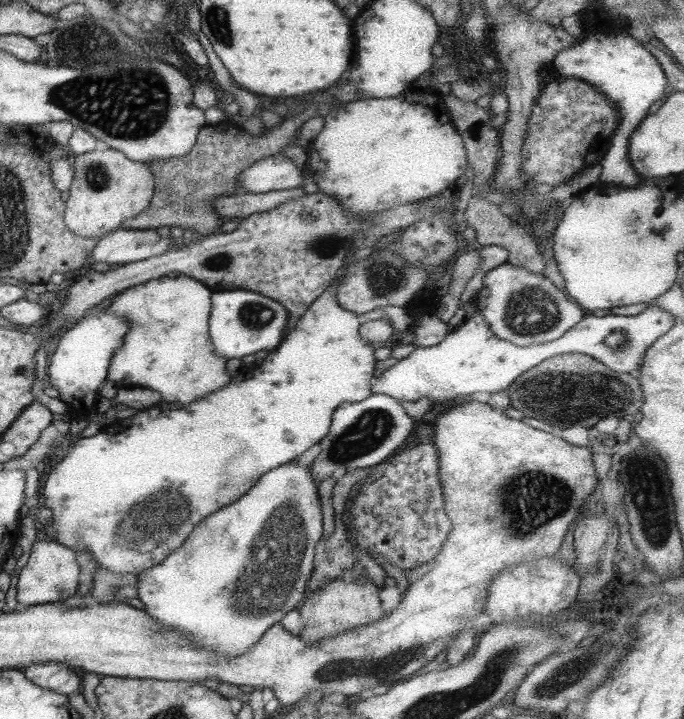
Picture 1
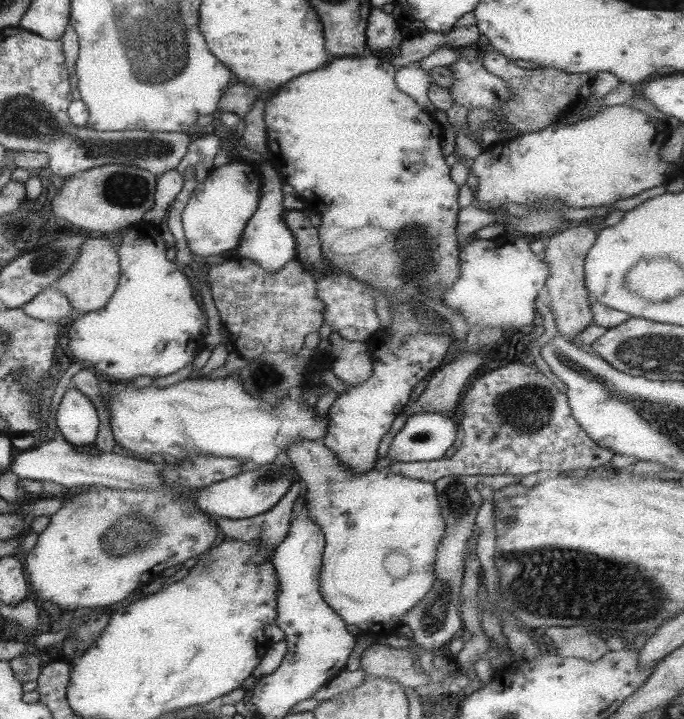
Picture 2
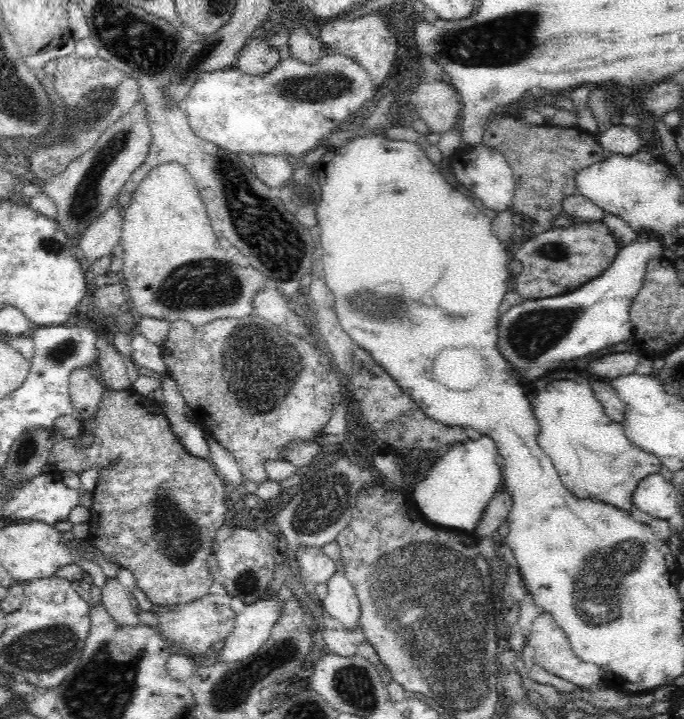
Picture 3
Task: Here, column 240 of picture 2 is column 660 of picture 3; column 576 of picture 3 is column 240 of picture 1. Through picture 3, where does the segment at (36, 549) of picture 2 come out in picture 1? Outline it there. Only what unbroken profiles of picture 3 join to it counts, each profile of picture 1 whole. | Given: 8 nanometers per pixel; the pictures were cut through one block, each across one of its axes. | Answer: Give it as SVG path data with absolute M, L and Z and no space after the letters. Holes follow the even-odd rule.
M353 251L345 255L337 276L331 280L325 287L325 290L307 307L307 310L292 328L291 333L285 335L276 348L271 350L261 360L259 368L249 372L249 376L243 374L245 376L243 380L241 378L232 380L219 390L206 394L203 398L194 400L188 405L161 401L158 403L159 406L155 405L154 407L137 411L137 414L134 414L133 424L123 428L123 430L119 430L119 432L115 432L115 434L105 434L100 429L98 431L99 434L95 433L93 436L73 438L68 453L48 473L45 484L43 484L42 494L38 497L40 503L51 511L51 520L46 525L38 527L38 534L47 538L47 540L53 540L57 544L71 549L73 552L77 551L79 553L87 549L87 551L91 552L91 559L101 569L107 569L111 573L131 573L131 575L137 576L165 560L167 556L171 555L171 552L175 552L175 549L179 549L199 520L203 520L212 512L223 508L225 504L231 504L233 500L243 496L243 493L247 492L259 480L259 477L263 476L263 473L290 462L295 456L305 452L309 446L317 444L330 429L329 423L332 419L332 412L339 404L356 403L360 400L365 400L370 395L370 386L374 380L373 365L377 361L373 358L375 349L367 341L363 341L359 337L360 323L355 318L356 314L341 308L336 303L336 288L344 277L341 275L341 270L353 264L354 260L356 259Z

